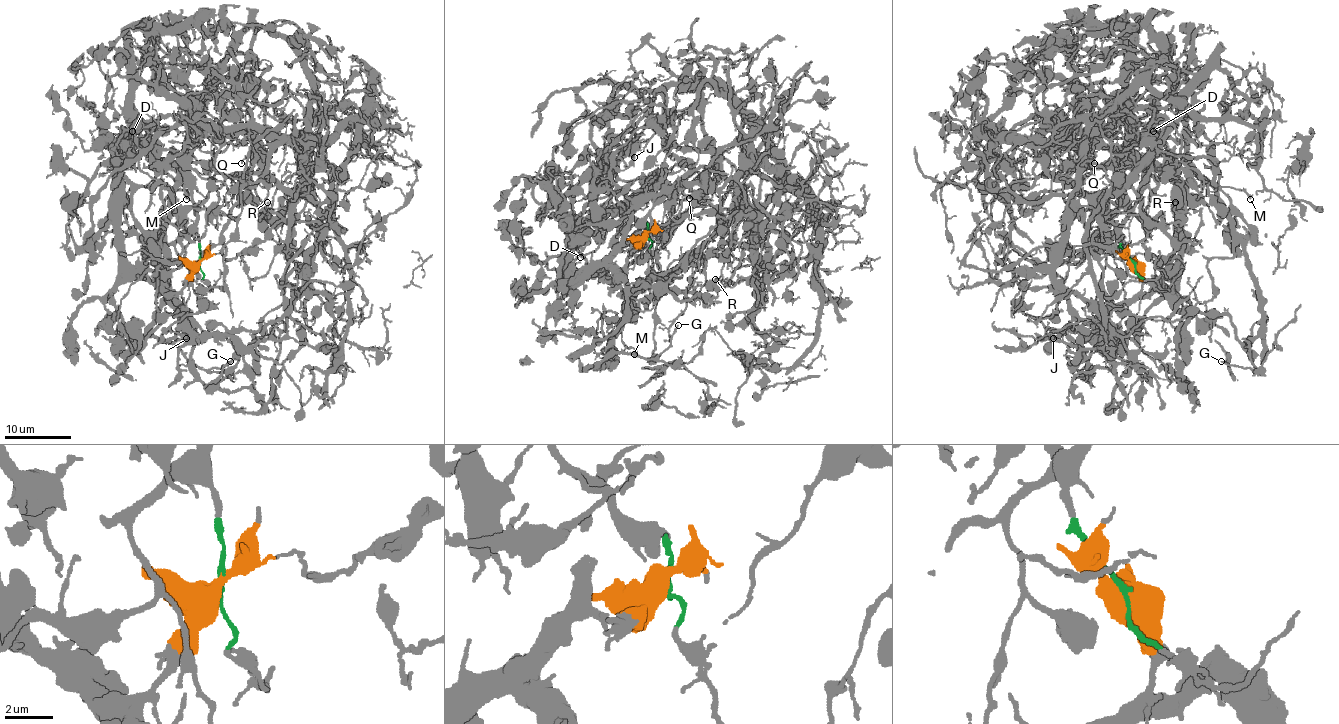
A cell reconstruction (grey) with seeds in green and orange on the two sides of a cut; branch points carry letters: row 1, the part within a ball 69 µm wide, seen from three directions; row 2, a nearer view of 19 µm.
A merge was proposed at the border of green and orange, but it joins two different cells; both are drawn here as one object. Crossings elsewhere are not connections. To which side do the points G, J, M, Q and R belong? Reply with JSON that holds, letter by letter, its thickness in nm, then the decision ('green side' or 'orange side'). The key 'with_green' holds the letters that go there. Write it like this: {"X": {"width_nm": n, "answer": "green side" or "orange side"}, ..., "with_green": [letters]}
{"G": {"width_nm": 170, "answer": "green side"}, "J": {"width_nm": 400, "answer": "orange side"}, "M": {"width_nm": 240, "answer": "green side"}, "Q": {"width_nm": 140, "answer": "orange side"}, "R": {"width_nm": 150, "answer": "orange side"}, "with_green": ["G", "M"]}

